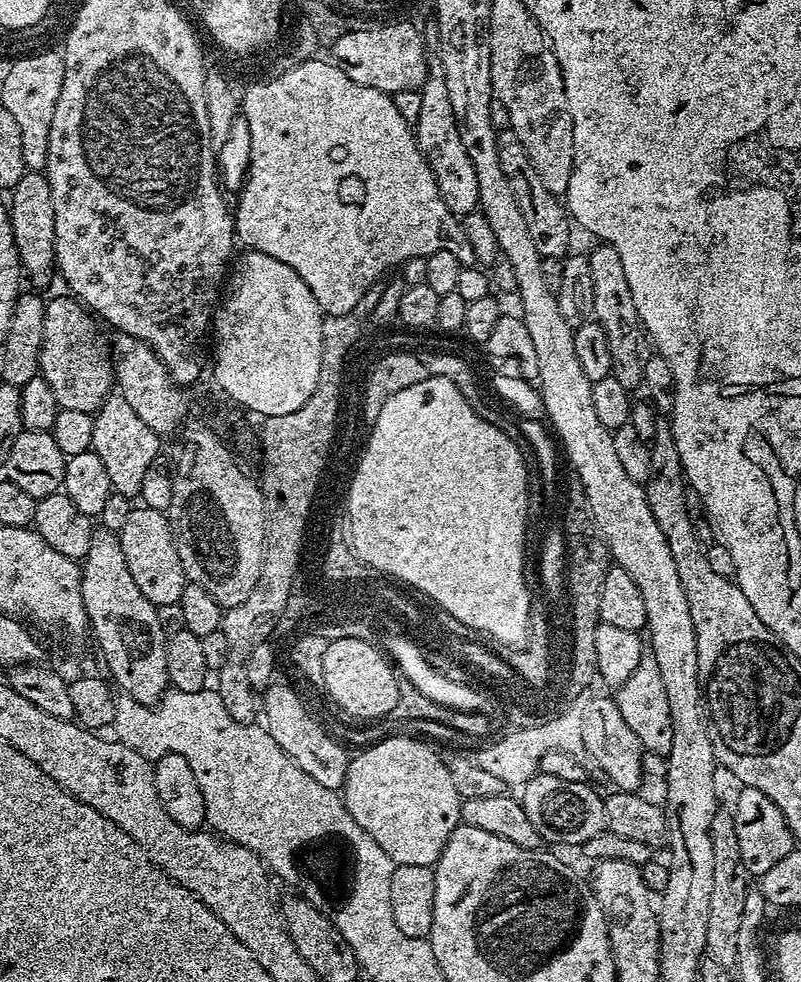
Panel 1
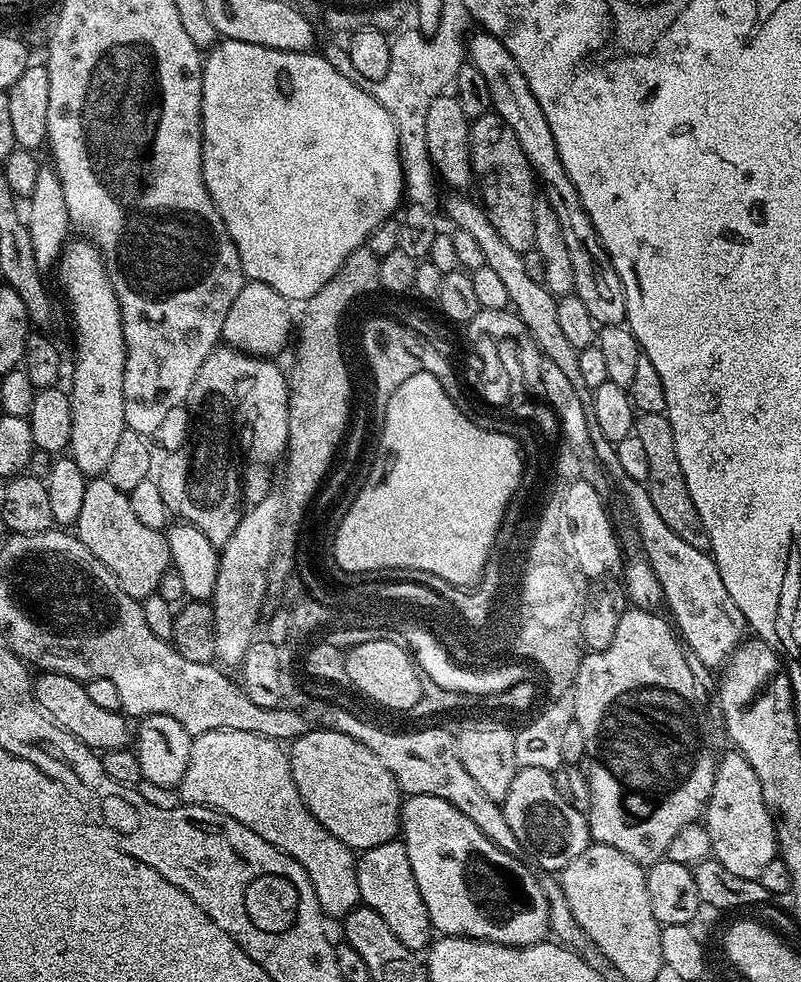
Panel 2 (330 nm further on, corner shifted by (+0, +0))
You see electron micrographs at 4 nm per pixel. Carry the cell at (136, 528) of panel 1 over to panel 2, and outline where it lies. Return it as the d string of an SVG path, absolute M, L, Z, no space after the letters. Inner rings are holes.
M107 478L87 481L74 535L84 543L86 550L90 550L90 554L94 554L94 558L98 558L98 562L102 562L102 566L106 566L106 570L110 570L110 574L114 574L120 589L141 602L147 596L156 595L162 574L172 567L167 535L143 524L130 506L128 493L118 490L118 486Z

